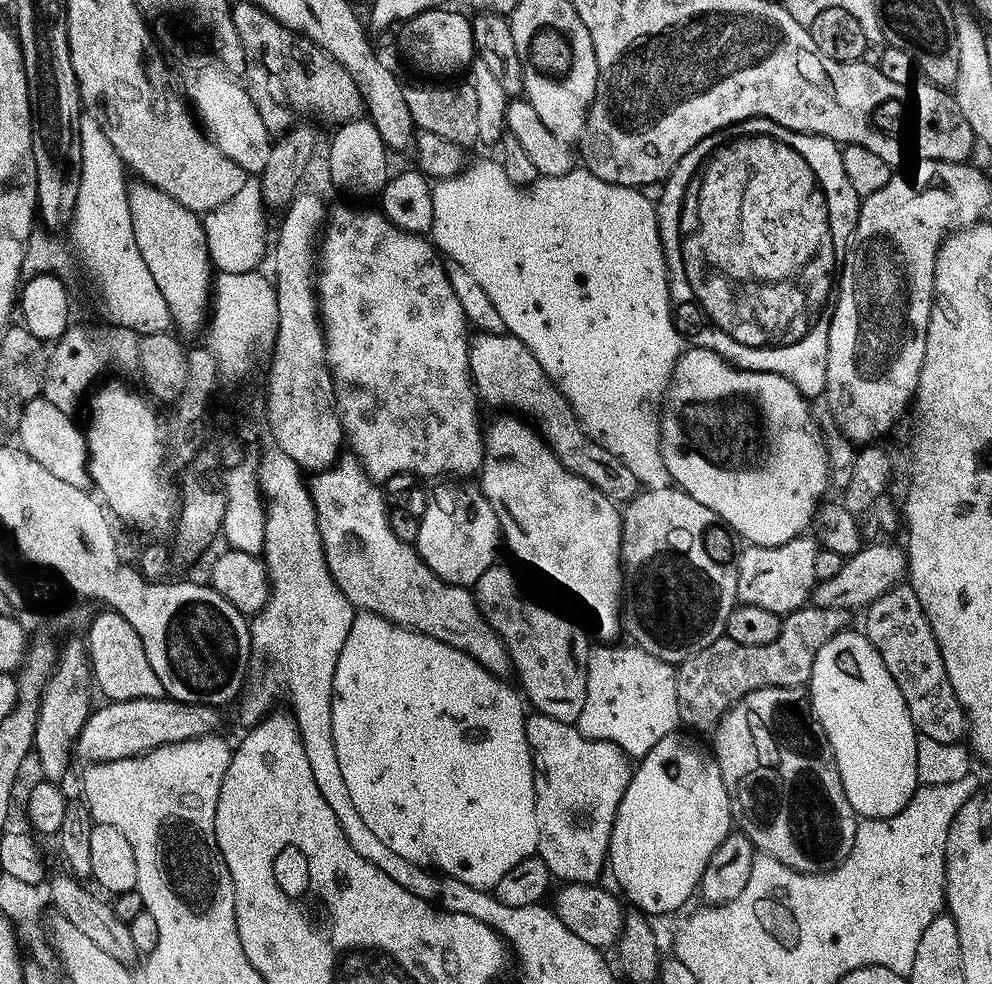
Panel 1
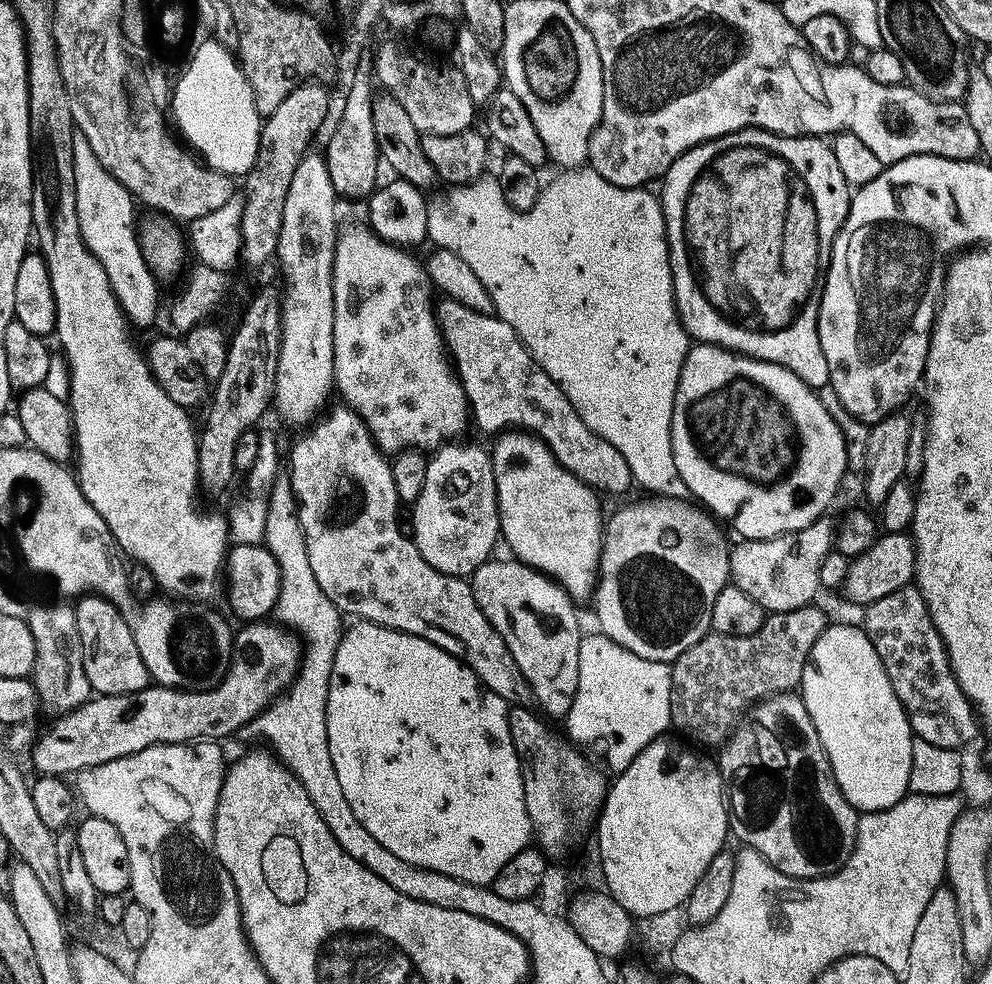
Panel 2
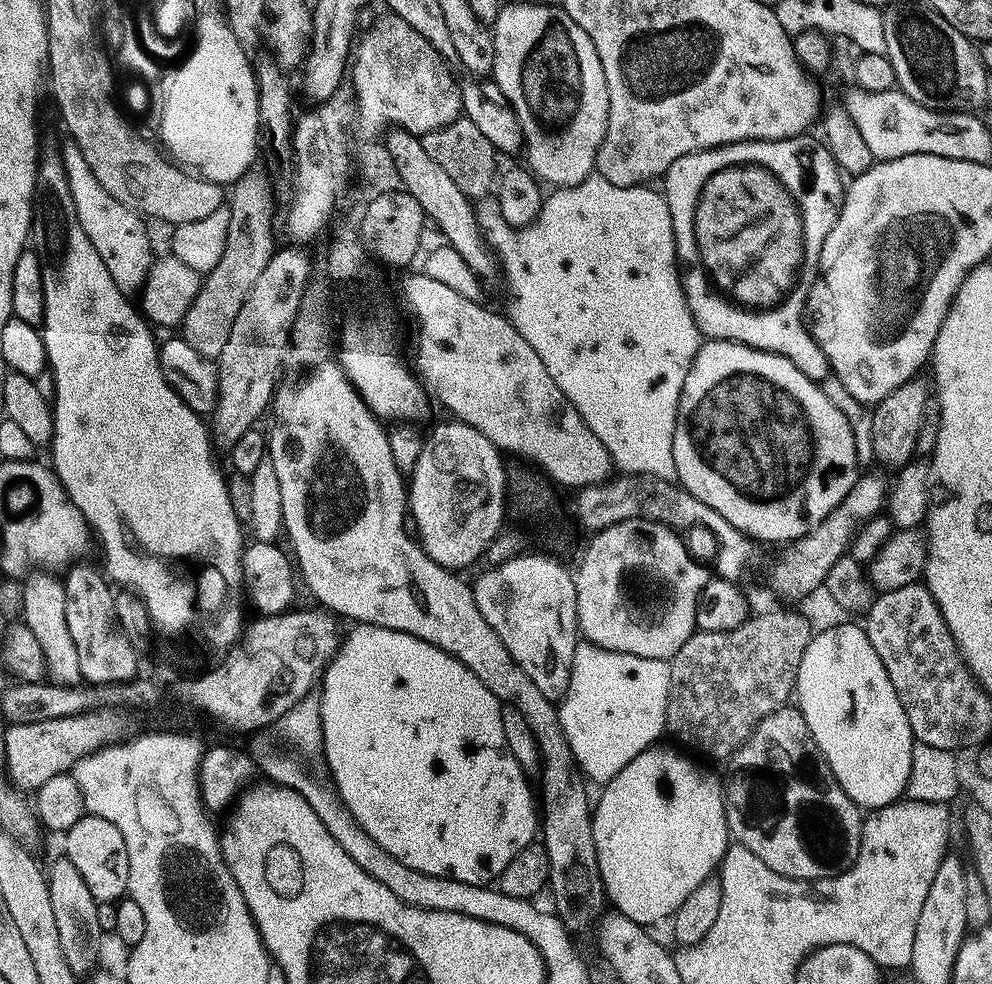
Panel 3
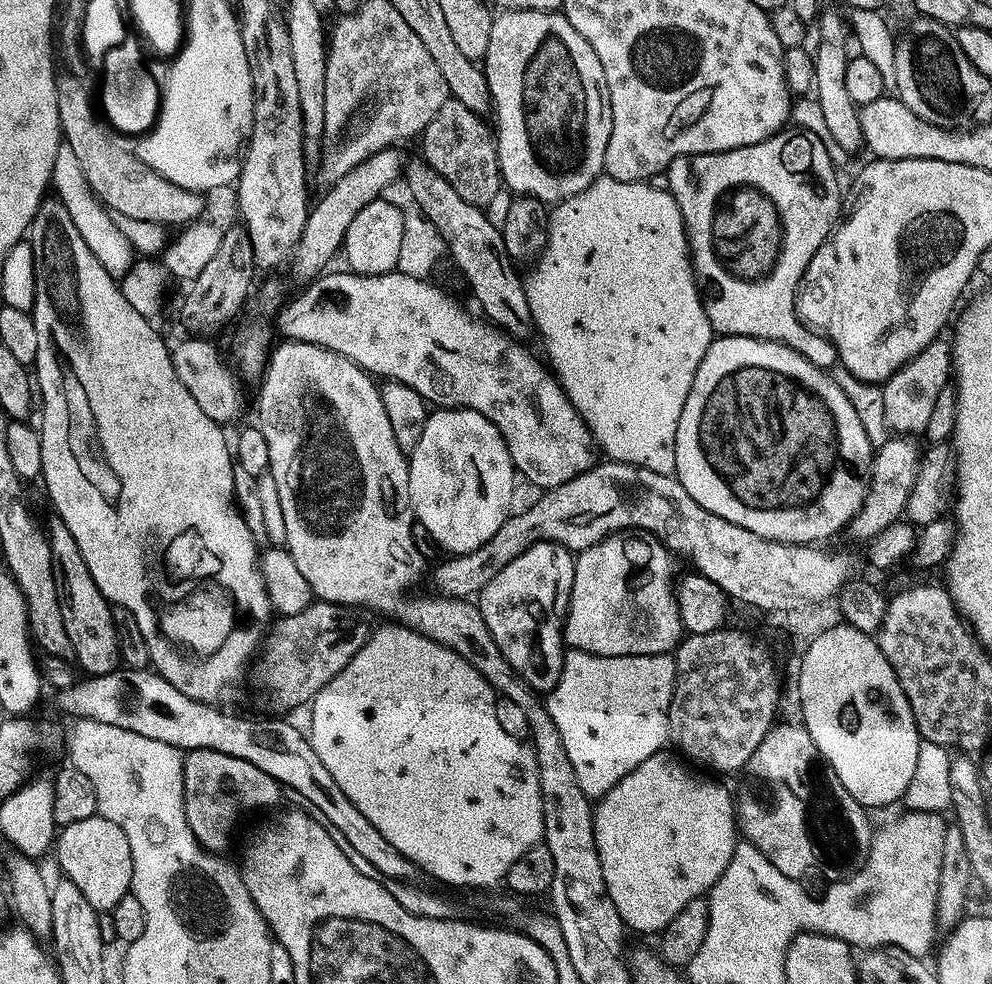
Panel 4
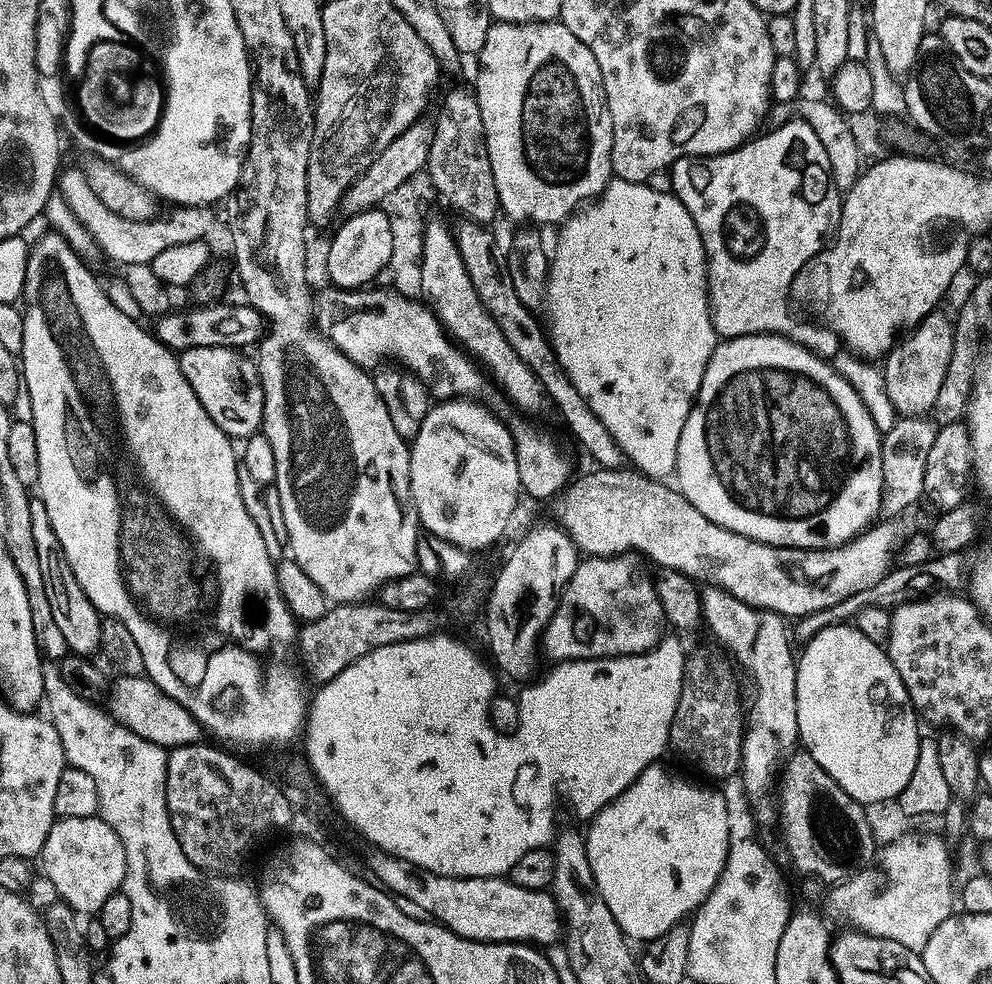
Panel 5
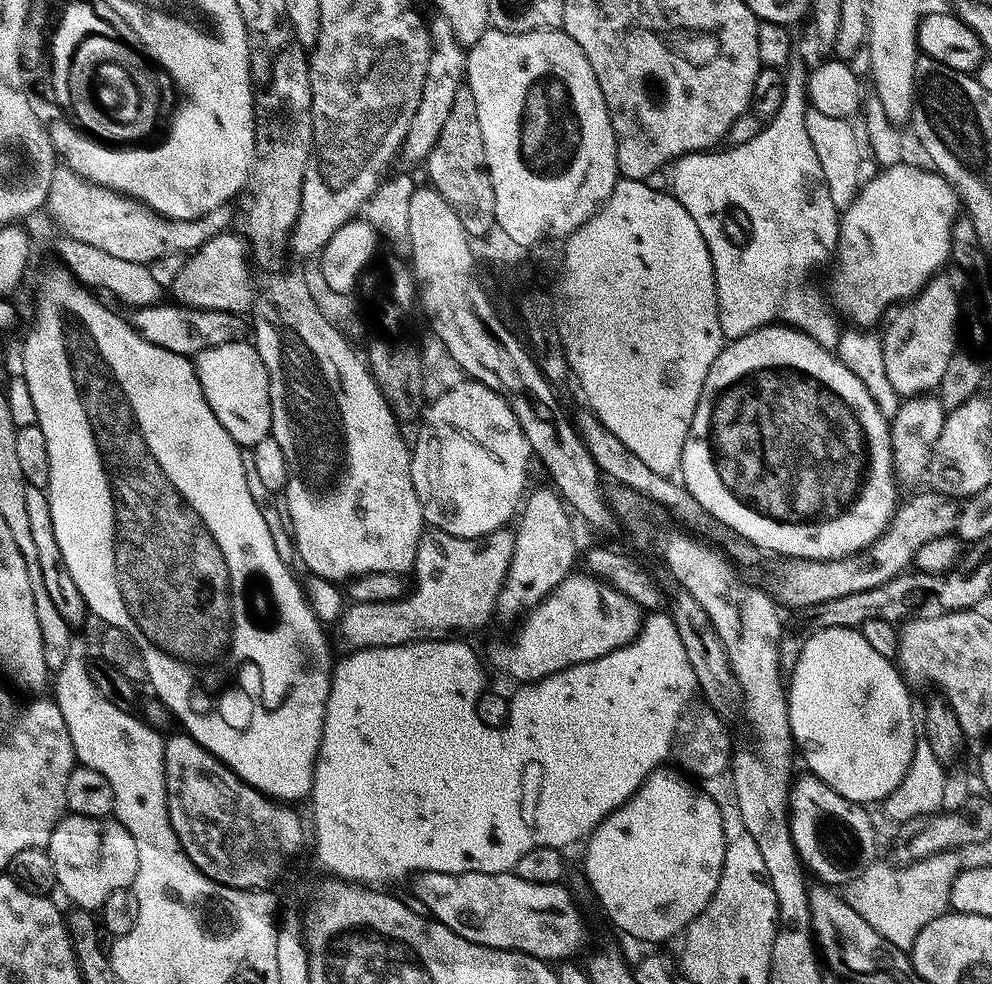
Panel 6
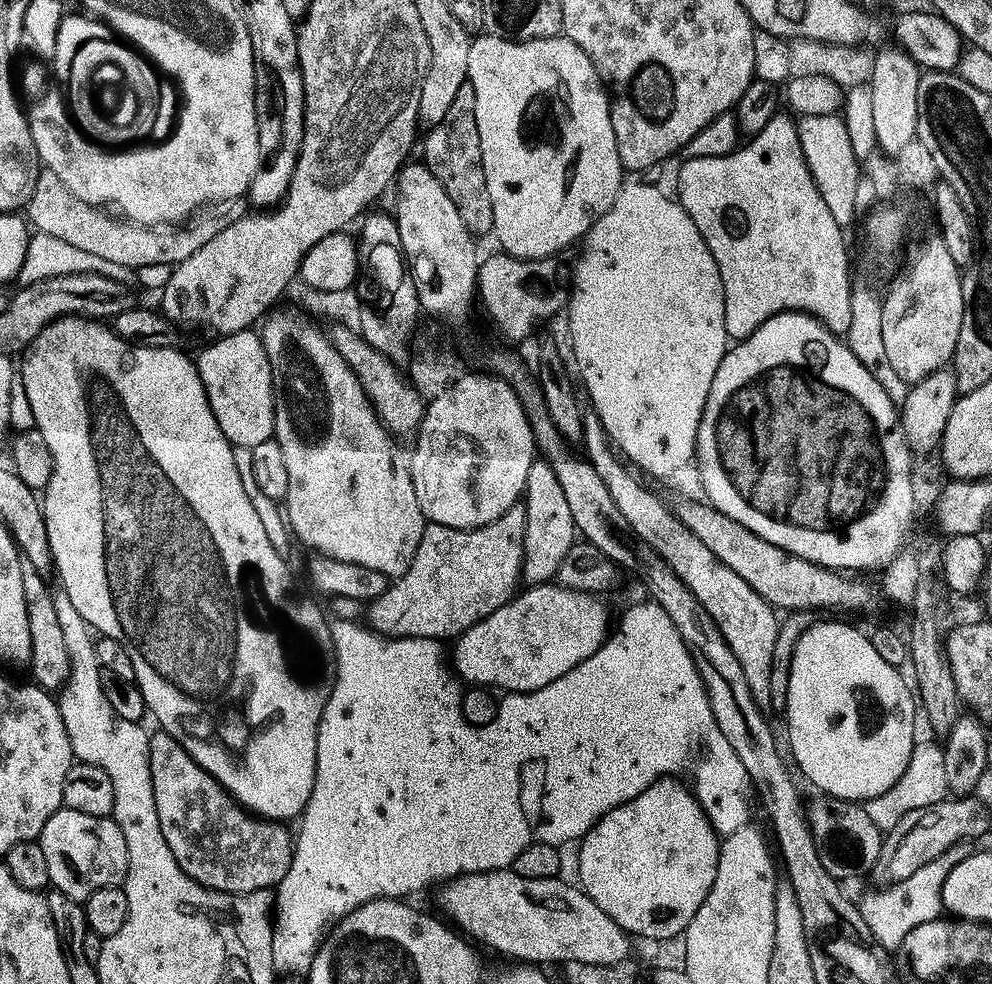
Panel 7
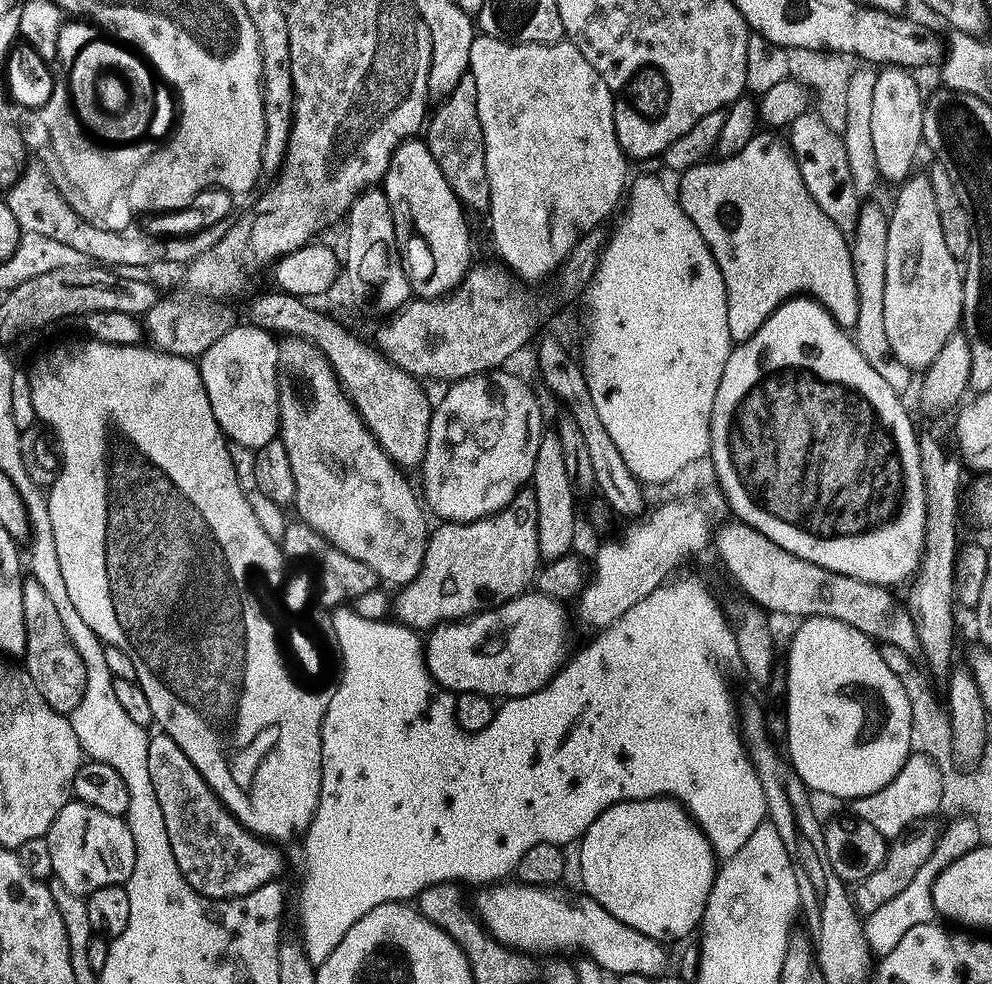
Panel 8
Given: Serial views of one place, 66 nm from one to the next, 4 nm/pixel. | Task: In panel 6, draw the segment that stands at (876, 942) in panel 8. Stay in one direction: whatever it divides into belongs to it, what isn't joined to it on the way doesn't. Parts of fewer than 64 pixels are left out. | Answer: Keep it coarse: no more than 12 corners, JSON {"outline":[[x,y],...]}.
{"outline":[[955,851],[888,876],[871,863],[846,899],[874,931],[908,950],[949,911]]}

